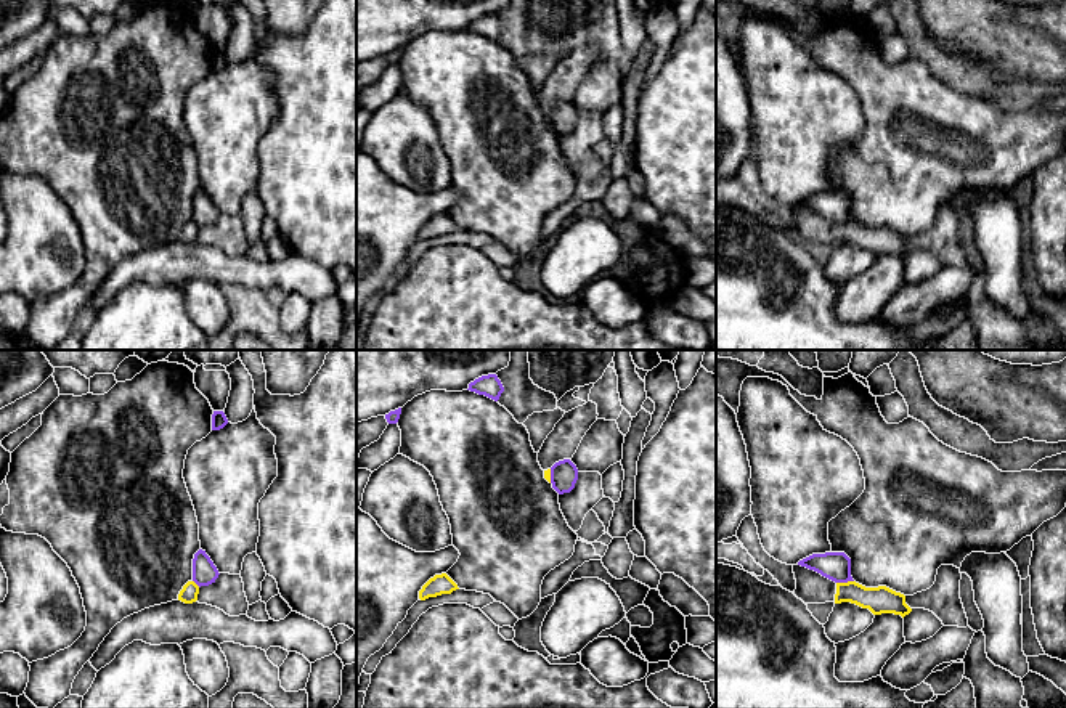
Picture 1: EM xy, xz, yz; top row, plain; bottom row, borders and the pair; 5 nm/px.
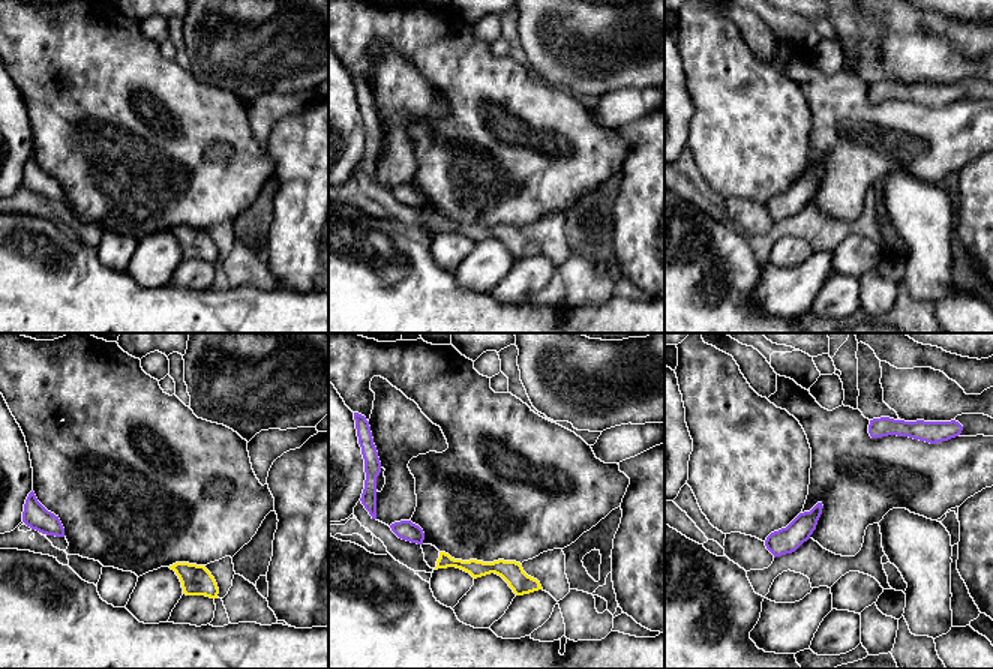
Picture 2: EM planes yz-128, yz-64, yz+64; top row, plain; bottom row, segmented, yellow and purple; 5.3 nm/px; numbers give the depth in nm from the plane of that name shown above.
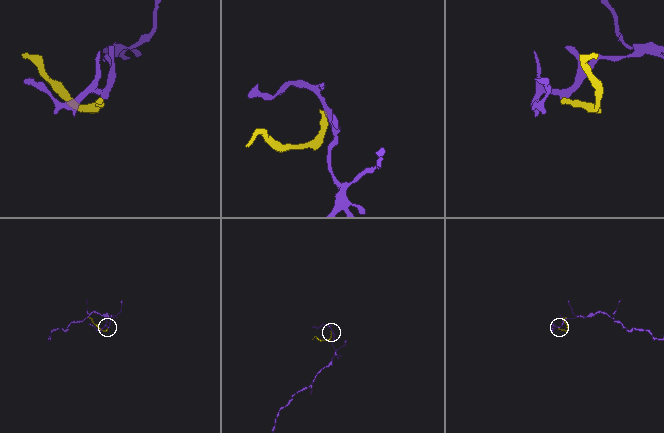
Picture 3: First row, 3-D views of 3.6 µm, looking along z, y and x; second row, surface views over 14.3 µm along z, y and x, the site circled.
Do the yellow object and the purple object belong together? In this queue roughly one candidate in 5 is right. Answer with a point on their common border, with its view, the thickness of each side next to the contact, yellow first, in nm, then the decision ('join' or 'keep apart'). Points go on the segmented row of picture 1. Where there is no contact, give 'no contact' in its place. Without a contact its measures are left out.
yz (845, 583) | 140/140 nm | keep apart

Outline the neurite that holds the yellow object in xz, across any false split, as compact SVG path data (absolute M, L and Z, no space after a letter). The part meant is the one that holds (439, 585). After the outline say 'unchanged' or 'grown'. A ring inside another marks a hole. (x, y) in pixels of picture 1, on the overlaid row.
M446 573L435 575L419 591L419 599L425 600L429 597L451 594L456 589L459 589L458 584Z | unchanged

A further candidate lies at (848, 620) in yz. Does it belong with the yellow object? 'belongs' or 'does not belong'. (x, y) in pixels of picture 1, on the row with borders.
does not belong

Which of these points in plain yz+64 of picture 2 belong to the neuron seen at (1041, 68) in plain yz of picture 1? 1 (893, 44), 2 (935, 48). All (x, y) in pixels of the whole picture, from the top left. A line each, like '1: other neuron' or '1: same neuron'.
1: other neuron
2: other neuron

